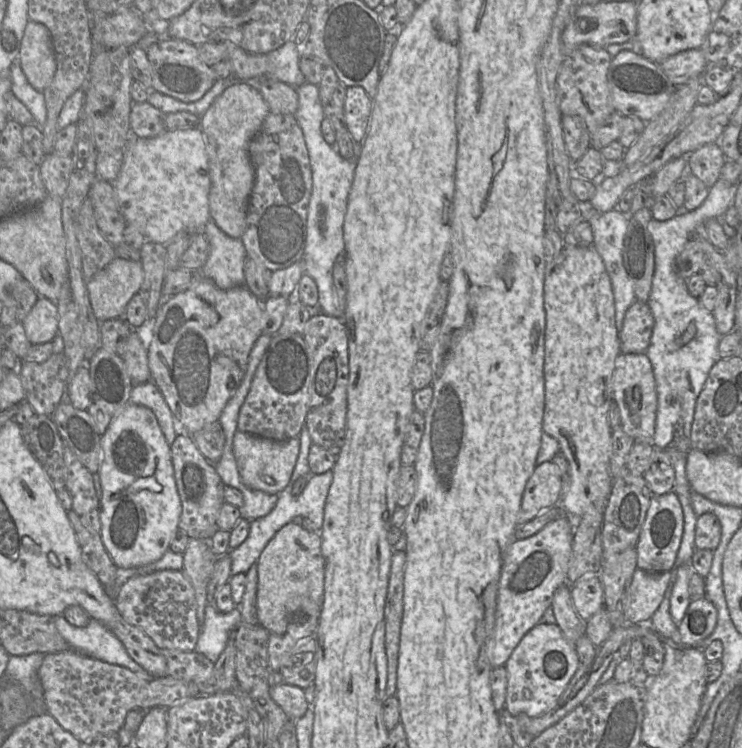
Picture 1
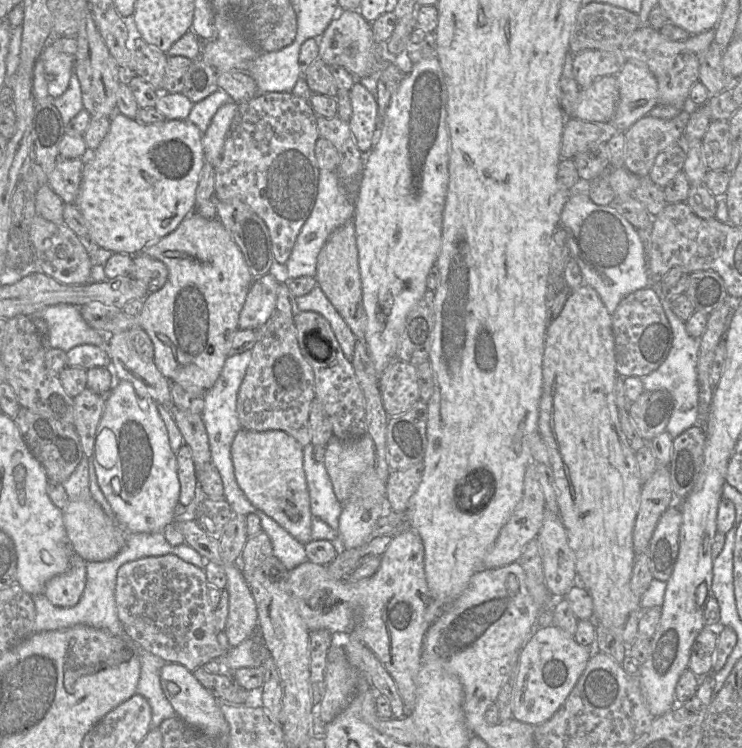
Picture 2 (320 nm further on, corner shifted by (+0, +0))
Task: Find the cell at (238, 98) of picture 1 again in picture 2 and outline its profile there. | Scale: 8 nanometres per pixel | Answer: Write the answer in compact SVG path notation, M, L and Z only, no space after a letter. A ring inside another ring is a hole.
M228 102L222 105L213 116L209 127L202 137L204 163L217 167L221 161L224 143L239 104Z

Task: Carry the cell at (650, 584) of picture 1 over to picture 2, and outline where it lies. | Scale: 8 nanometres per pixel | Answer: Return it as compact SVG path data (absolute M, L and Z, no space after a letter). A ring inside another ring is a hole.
M555 625L535 627L517 660L512 689L512 717L533 726L549 720L565 703L594 651L598 651L595 650L595 645L594 647L582 646L574 637L567 635Z

